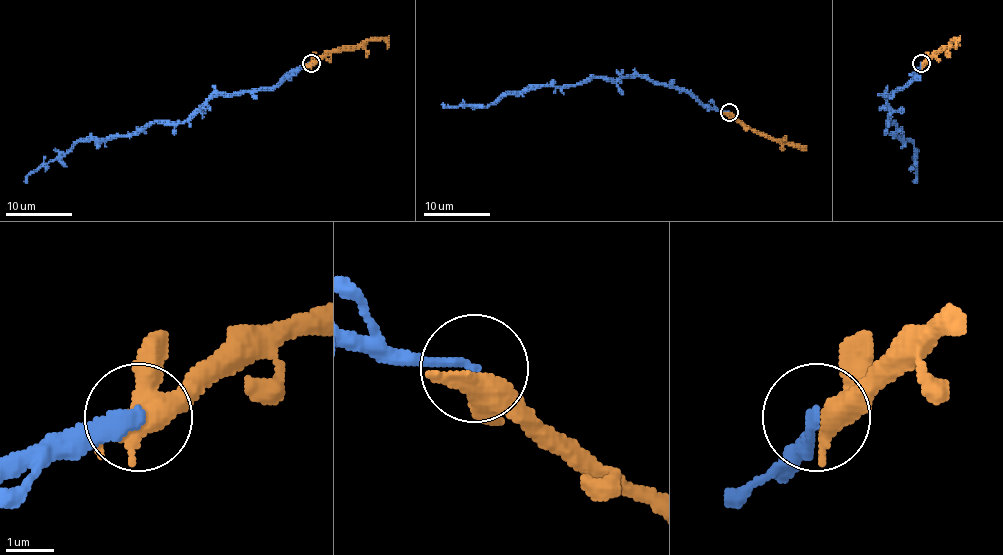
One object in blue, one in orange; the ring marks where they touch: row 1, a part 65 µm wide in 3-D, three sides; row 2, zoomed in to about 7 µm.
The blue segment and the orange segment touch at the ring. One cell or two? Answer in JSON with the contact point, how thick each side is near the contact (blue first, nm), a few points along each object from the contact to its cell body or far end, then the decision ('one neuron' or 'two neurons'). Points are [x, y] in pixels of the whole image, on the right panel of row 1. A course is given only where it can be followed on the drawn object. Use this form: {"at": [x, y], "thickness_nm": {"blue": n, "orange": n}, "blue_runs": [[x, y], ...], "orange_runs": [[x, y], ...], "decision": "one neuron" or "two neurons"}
{"at": [921, 63], "thickness_nm": {"blue": 260, "orange": 460}, "blue_runs": [[922, 64], [900, 88], [886, 95], [887, 121], [894, 121], [895, 135], [907, 138], [915, 150], [914, 183]], "orange_runs": [[922, 64], [955, 39], [955, 49]], "decision": "one neuron"}

